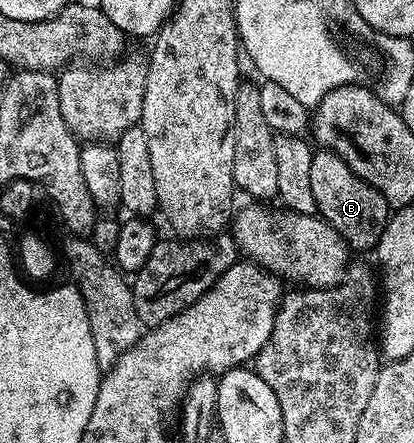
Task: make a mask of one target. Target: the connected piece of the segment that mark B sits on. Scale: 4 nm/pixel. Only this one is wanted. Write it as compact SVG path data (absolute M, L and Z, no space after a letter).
M319 149L311 156L309 182L313 188L313 201L318 214L347 242L348 248L363 251L366 247L378 248L381 233L387 227L389 208L385 197L373 185L353 173L349 165L326 149Z

